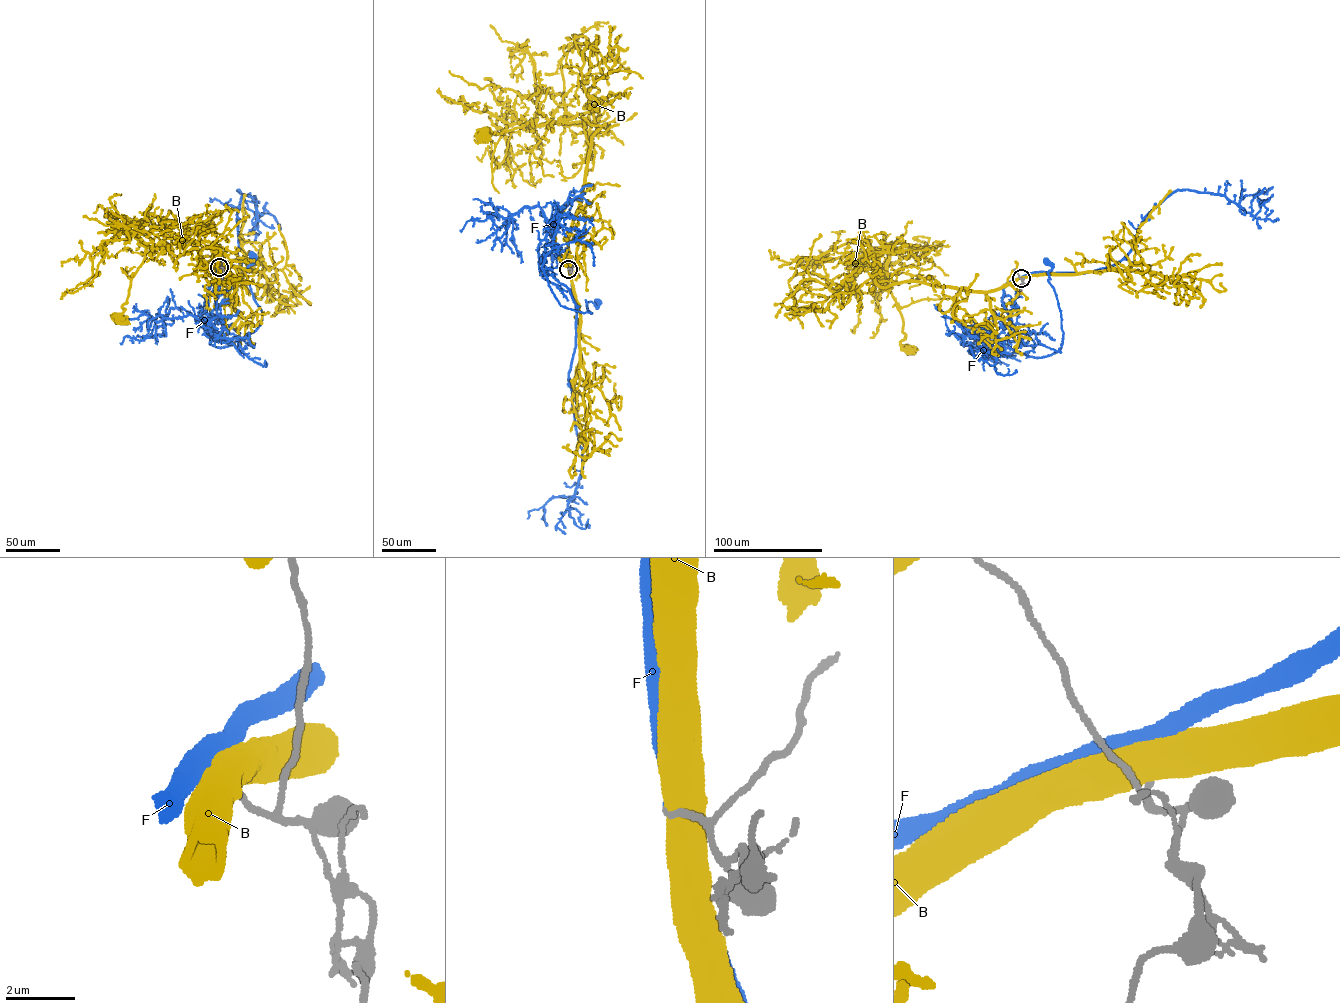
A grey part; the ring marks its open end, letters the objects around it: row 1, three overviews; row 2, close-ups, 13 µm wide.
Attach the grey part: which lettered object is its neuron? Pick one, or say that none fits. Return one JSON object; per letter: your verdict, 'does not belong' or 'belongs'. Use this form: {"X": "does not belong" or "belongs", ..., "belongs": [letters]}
{"B": "does not belong", "F": "belongs", "belongs": ["F"]}

